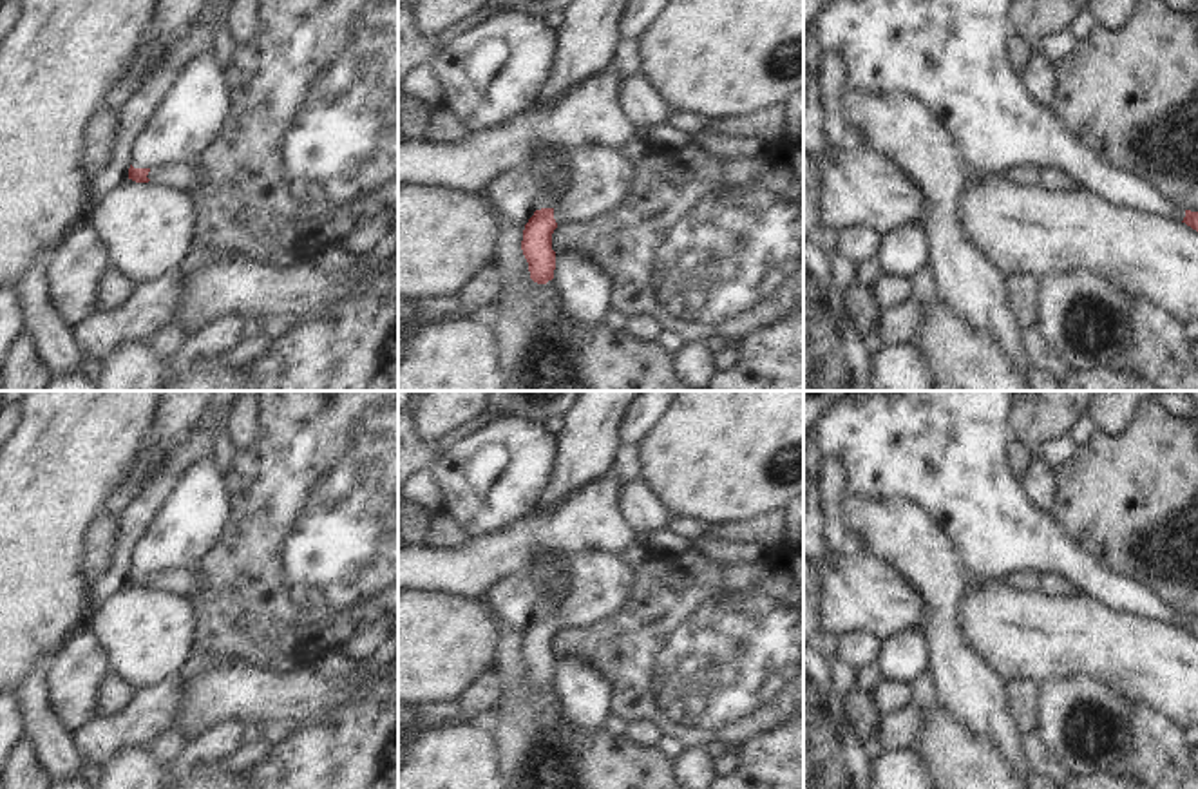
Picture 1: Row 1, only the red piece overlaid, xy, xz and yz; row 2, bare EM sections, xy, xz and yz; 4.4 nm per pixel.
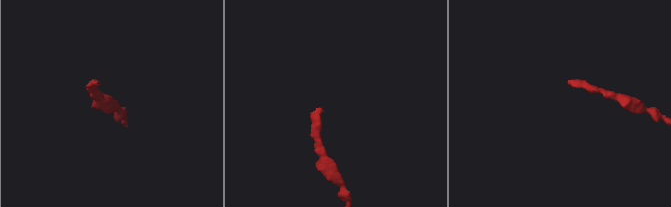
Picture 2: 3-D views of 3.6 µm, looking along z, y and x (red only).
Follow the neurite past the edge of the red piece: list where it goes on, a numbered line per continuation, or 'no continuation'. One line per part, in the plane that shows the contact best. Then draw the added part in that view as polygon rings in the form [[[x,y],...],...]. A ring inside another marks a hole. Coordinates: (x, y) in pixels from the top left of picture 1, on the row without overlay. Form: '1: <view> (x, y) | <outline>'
1: xz (599, 583) | [[[583,552],[566,557],[570,592],[554,612],[557,630],[588,630],[615,615],[633,588],[633,572],[621,556]]]

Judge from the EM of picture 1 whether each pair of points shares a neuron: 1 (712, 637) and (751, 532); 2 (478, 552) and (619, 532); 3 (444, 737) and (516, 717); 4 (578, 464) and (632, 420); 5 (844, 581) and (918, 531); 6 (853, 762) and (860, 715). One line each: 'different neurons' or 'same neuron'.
1: different neurons
2: same neuron
3: different neurons
4: different neurons
5: different neurons
6: different neurons

